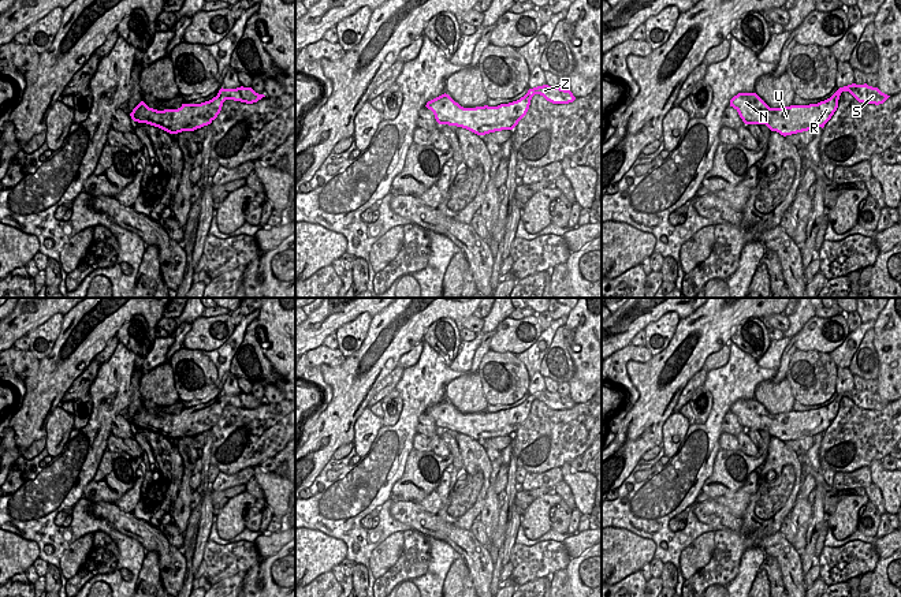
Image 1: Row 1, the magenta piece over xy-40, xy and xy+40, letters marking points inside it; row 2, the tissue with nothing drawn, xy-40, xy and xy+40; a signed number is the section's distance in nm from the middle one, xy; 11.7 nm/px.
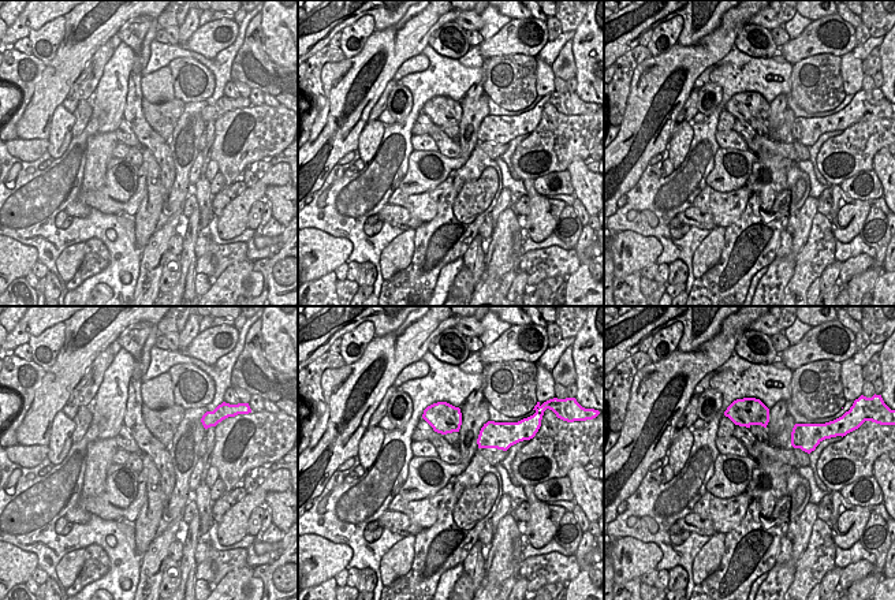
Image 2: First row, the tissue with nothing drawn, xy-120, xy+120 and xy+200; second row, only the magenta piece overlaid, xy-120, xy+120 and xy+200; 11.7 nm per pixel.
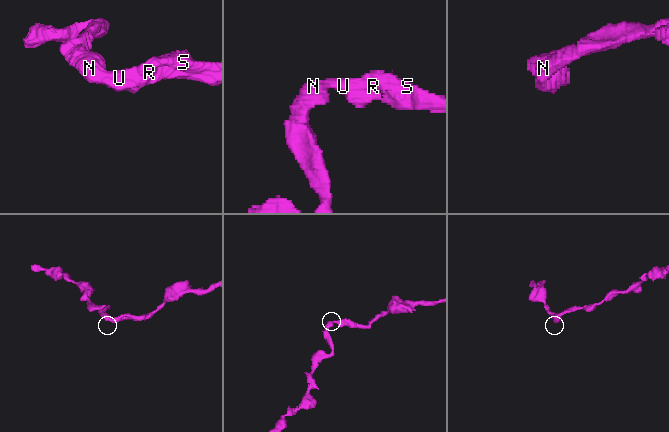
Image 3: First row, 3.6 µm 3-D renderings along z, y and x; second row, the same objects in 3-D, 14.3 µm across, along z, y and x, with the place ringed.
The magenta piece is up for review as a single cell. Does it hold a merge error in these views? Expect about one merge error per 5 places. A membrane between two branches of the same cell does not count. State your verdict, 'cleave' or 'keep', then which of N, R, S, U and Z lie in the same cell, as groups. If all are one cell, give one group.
keep | N R S U Z

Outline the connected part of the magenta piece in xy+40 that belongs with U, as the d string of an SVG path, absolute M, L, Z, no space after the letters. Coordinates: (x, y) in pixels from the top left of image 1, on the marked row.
M852 83L839 87L830 98L818 104L770 108L756 93L738 93L730 100L730 107L738 112L745 124L766 124L771 131L786 137L823 128L837 111L842 92L849 92L863 104L879 105L890 97L867 83Z

